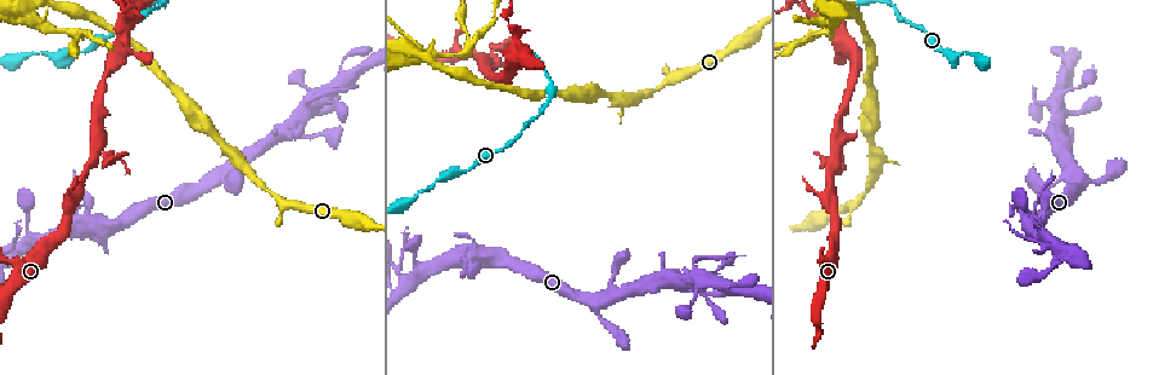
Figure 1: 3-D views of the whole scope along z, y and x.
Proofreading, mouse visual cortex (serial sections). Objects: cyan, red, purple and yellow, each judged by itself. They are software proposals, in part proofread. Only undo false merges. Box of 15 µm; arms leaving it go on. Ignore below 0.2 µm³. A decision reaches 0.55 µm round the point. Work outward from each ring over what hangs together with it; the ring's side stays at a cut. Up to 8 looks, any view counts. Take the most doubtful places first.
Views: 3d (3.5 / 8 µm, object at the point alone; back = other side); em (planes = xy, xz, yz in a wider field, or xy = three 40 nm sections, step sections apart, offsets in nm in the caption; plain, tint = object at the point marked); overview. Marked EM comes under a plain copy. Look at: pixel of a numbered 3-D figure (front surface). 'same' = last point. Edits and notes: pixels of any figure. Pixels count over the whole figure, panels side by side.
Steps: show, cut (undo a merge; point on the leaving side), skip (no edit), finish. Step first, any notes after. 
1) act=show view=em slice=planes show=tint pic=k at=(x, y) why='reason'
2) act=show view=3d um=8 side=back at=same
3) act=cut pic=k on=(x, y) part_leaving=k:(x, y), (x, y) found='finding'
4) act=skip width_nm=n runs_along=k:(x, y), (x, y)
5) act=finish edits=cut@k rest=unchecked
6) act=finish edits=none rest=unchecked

act=show view=3d um=3.5 pic=1 at=(123, 16) why='four arms meet'

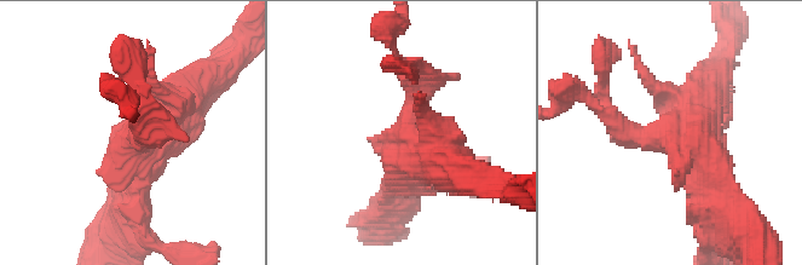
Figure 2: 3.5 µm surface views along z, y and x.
act=show view=em slice=xy step=1 show=tint pic=2 at=(410, 142) why='now the EM'

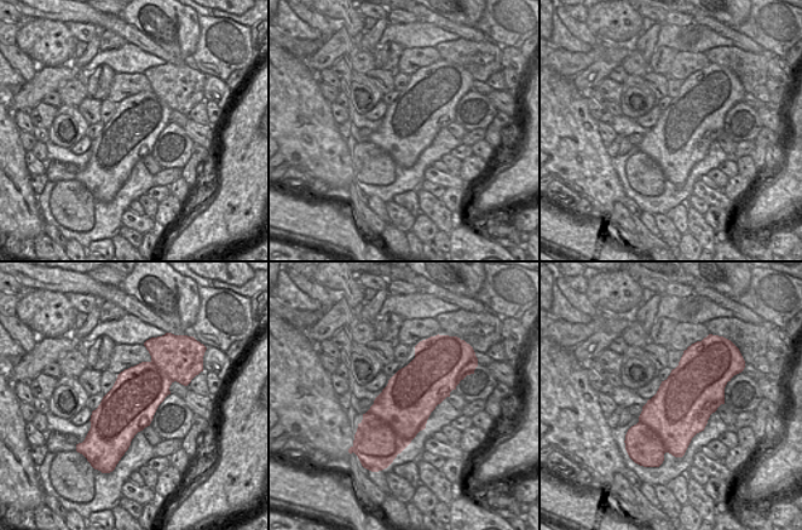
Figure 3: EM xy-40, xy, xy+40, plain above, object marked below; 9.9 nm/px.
act=skip runs_along=2:(128, 207), (139, 137), (191, 85) found='continuous, no second cell'

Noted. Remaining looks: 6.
act=show view=3d um=3.5 side=back pic=1 at=(467, 170) why='thin neck'

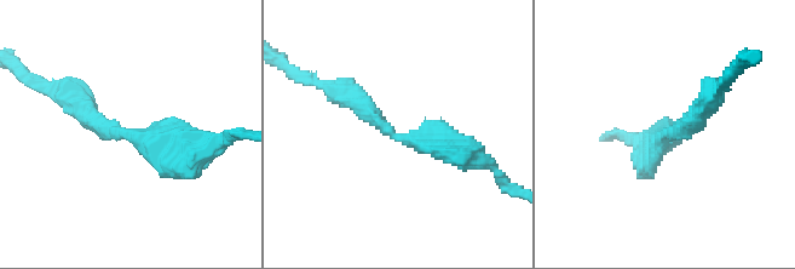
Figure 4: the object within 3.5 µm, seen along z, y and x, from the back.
act=show view=em slice=xy step=1 show=tint pic=4 at=(397, 139) arm_widths_nm=300,350 why='now the EM'

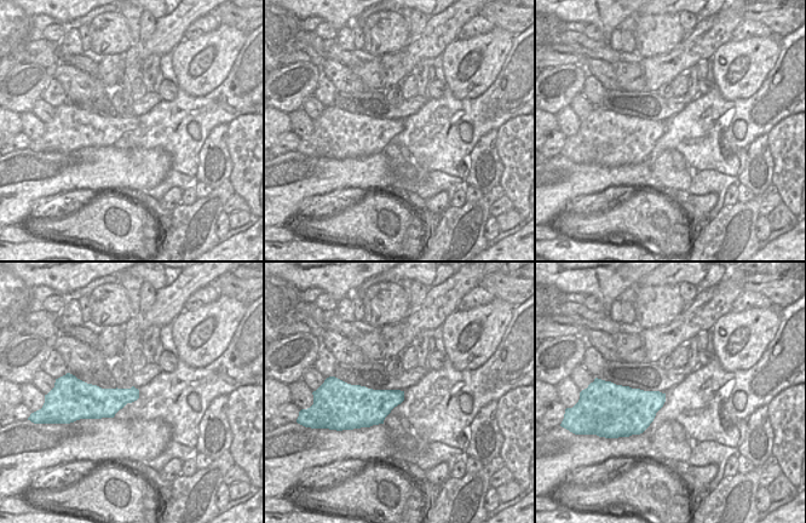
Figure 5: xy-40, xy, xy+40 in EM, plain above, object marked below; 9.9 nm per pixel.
act=skip width_nm=300 runs_along=4:(344, 91), (399, 137), (473, 155) found='one cell here'

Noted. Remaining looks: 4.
act=show view=3d um=8 pic=1 at=(311, 136) why='a narrow waist'

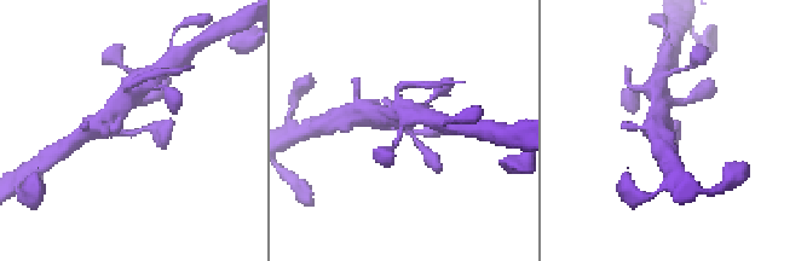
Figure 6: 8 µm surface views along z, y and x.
act=show view=em slice=xy step=3 show=tint pic=6 at=(675, 130) why='now the EM'

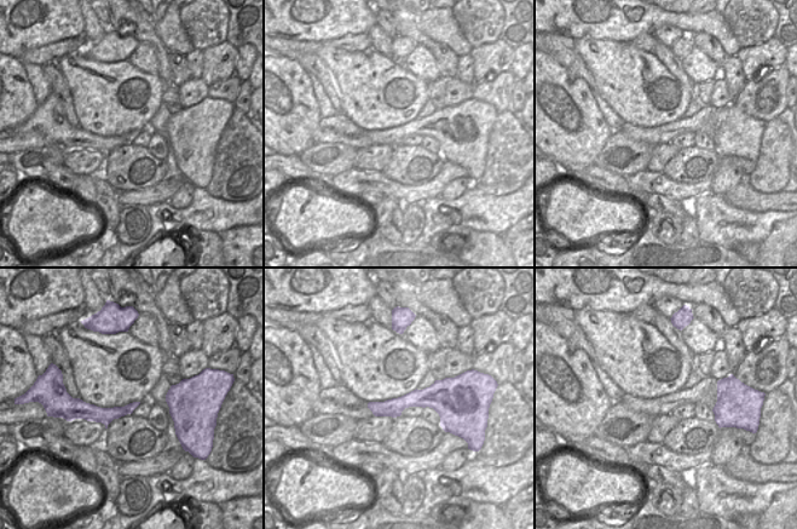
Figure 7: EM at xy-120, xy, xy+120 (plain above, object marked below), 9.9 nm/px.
act=skip runs_along=6:(102, 122), (113, 132), (157, 129), (163, 137) found='one cell here'

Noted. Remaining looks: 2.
act=finish edits=none rest=unchecked

